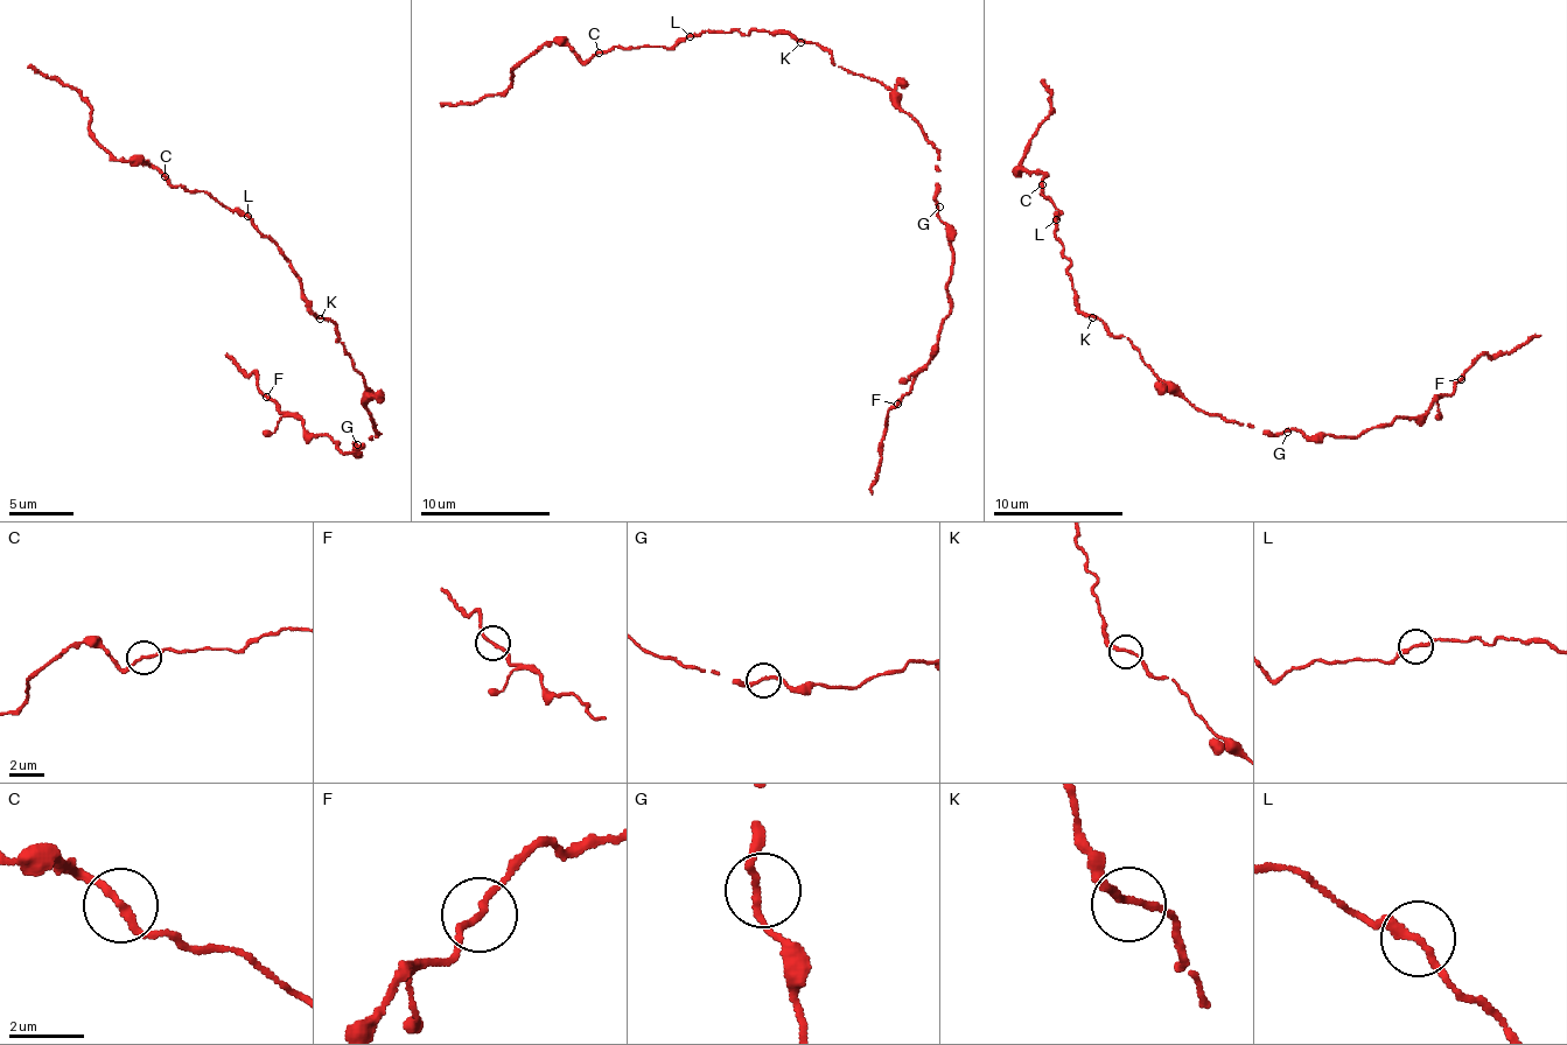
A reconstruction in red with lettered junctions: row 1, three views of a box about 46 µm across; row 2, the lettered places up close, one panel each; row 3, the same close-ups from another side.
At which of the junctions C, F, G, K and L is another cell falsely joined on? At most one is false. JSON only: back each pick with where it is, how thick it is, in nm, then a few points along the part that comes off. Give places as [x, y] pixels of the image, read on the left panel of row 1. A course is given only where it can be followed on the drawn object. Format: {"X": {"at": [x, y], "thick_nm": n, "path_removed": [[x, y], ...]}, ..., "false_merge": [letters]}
{"false_merge": []}

